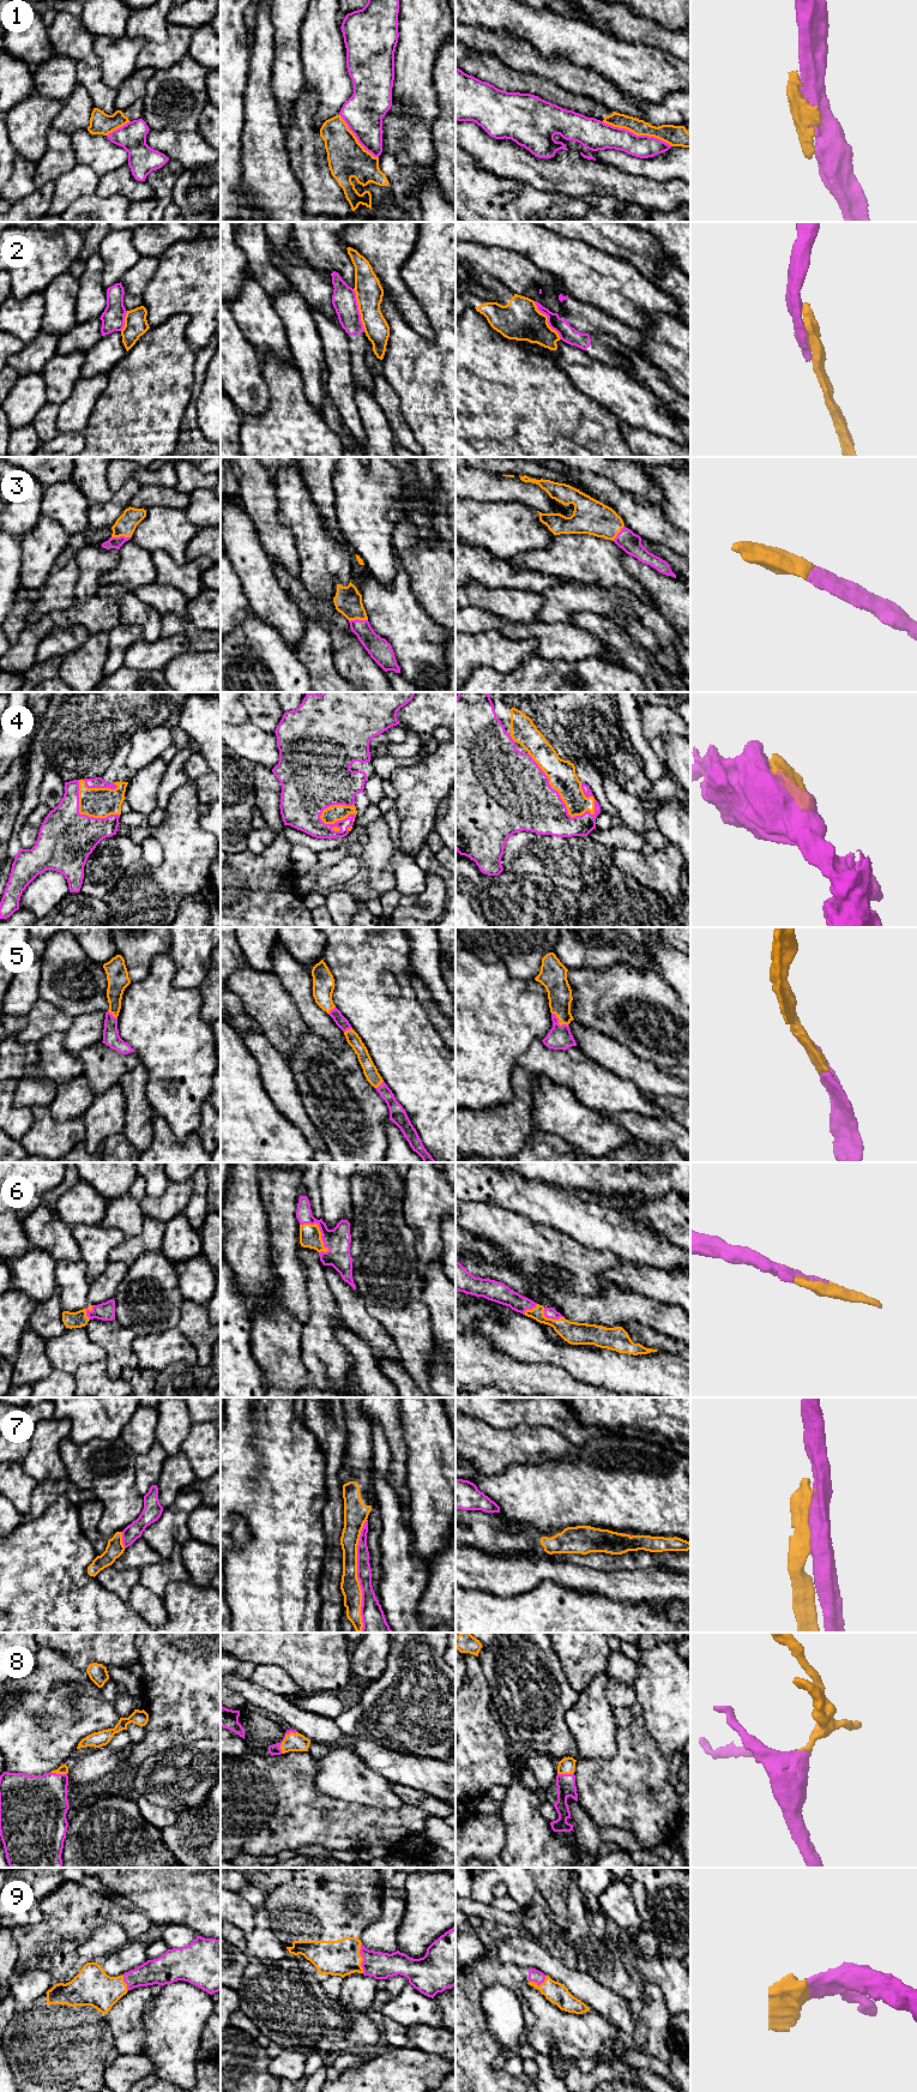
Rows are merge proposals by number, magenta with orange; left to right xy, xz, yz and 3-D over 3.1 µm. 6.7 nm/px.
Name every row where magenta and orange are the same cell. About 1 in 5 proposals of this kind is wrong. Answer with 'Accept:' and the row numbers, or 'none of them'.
Accept: 3, 4, 5, 6, 8, 9

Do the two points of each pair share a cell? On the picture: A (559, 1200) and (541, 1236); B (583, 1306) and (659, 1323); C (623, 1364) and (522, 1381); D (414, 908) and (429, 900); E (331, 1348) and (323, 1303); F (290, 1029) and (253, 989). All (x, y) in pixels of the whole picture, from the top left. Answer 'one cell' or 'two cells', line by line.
A: two cells
B: one cell
C: two cells
D: one cell
E: one cell
F: one cell

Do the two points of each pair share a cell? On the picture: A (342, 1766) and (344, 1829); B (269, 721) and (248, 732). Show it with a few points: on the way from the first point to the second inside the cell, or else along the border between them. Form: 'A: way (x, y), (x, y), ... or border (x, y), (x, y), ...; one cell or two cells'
A: border (317, 1789), (321, 1793), (335, 1798), (370, 1807); two cells
B: border (249, 721), (265, 731), (273, 732); two cells

